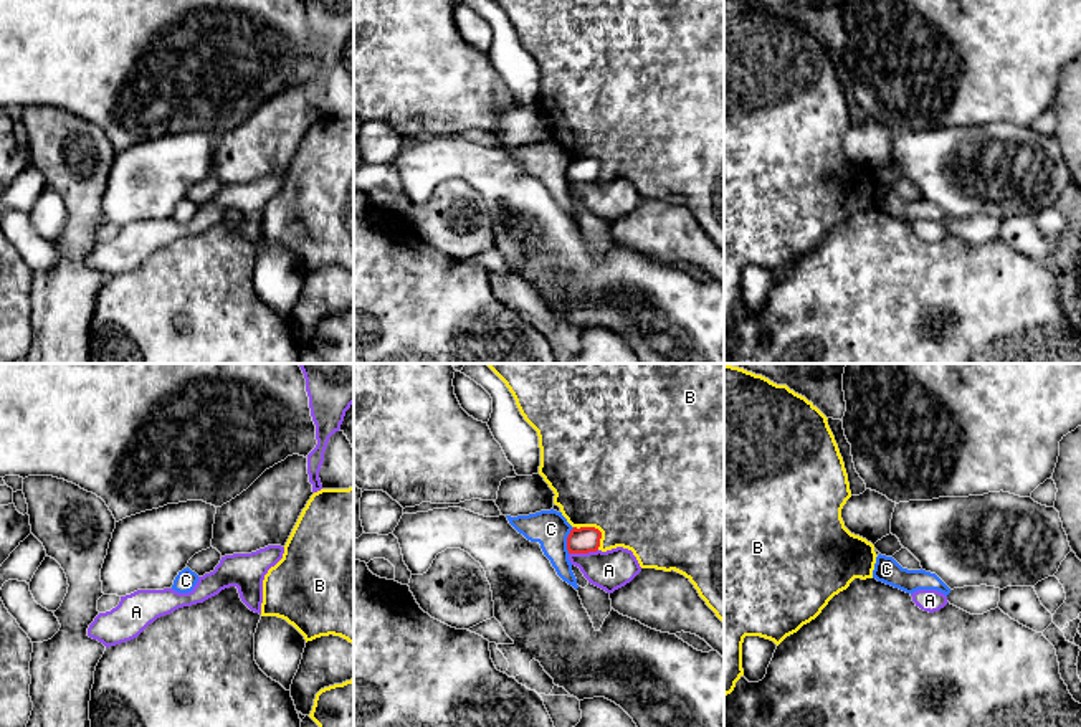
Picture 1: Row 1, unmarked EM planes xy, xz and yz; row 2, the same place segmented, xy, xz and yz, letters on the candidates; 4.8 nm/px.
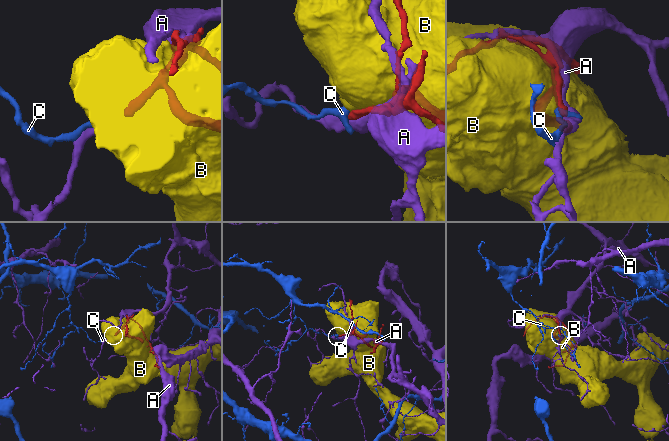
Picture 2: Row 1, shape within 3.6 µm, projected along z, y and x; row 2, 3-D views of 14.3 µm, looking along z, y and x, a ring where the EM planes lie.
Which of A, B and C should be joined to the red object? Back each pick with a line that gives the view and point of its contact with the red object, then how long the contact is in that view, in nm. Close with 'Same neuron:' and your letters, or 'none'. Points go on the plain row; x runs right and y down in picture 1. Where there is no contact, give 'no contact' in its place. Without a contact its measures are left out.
Same neuron: none

